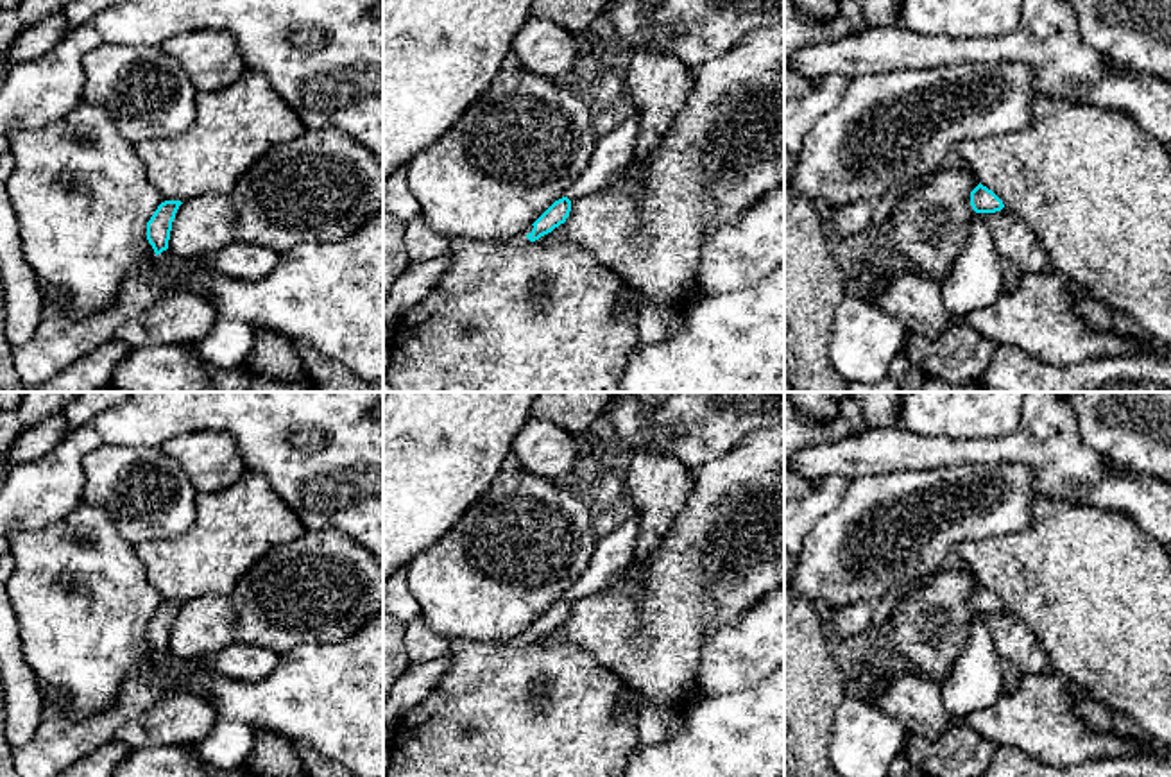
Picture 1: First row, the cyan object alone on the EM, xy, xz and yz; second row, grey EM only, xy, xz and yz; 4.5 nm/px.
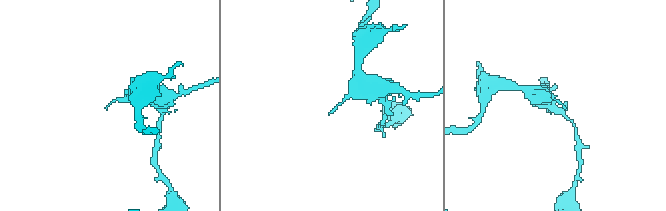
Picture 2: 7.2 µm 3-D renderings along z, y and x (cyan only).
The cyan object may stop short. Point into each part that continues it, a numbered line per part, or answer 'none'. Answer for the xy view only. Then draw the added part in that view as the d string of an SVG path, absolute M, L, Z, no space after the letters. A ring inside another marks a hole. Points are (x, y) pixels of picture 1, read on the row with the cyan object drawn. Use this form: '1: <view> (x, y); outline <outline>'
none

